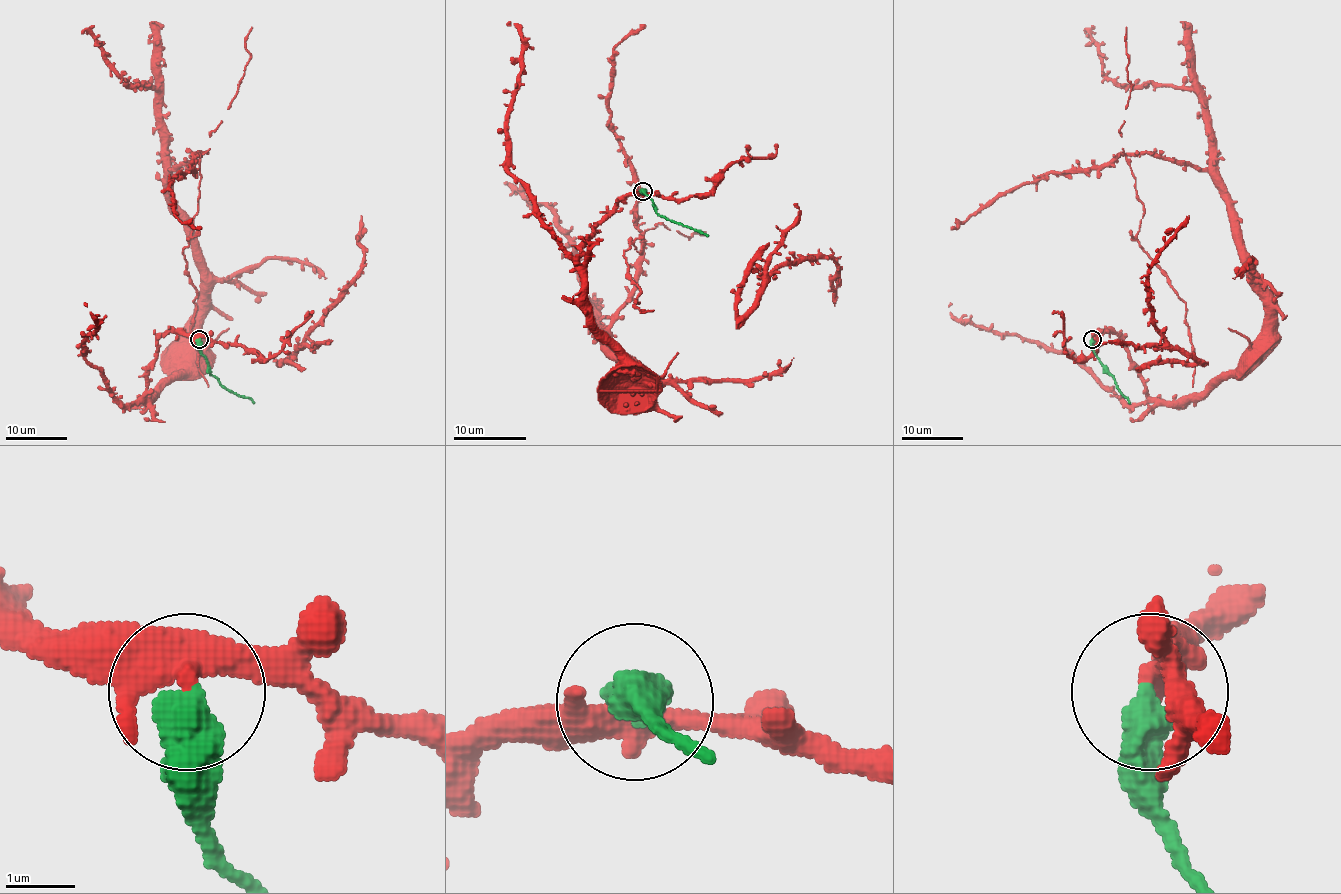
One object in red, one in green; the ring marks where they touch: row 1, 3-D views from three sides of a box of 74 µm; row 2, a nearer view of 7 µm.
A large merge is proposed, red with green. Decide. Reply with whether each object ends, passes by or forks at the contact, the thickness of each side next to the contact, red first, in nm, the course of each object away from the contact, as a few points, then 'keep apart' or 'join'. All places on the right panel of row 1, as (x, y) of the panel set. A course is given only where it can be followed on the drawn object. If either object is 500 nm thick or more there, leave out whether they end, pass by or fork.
400/550 nm | red via (1092, 338), (1123, 340), (1150, 397), (1240, 365), (1263, 286), (1207, 172), (1126, 158), (1192, 386) | green via (1092, 338), (1092, 349), (1130, 403) | keep apart

